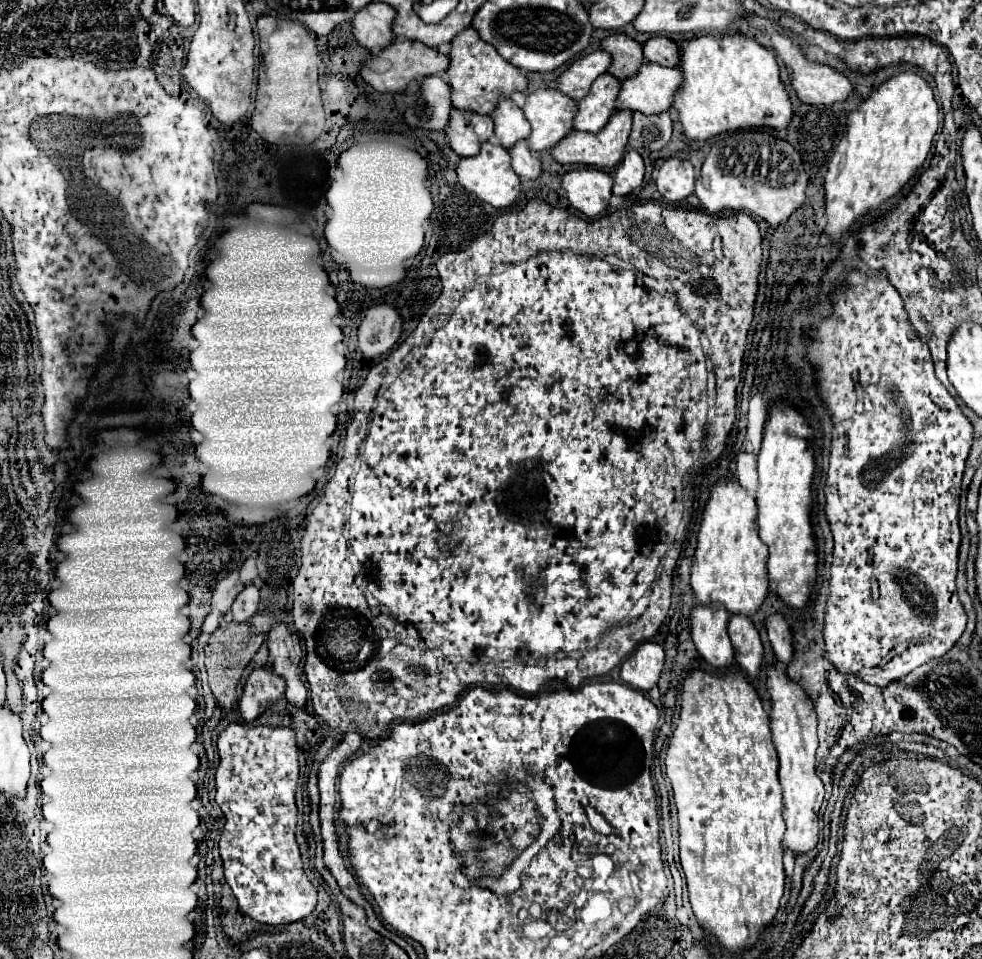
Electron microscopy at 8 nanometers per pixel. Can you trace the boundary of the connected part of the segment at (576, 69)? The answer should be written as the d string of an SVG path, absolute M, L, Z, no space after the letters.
M594 51L588 53L584 57L580 57L578 61L574 61L560 77L558 77L558 89L562 93L566 93L568 97L580 101L582 97L586 97L586 93L590 91L592 83L608 71L612 63L612 55L608 51Z

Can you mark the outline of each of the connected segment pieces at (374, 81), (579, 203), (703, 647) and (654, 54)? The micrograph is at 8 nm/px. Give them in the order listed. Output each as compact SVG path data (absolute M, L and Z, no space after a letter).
M396 39L394 45L386 47L384 51L374 53L364 65L362 65L362 77L380 93L398 93L408 87L410 81L414 79L424 79L430 75L442 75L450 67L450 57L440 53L438 49L426 47L418 41L408 41L408 39Z
M574 169L562 177L568 201L586 217L598 217L608 209L612 185L614 179L602 169Z
M702 605L692 609L692 641L698 653L714 669L726 669L734 663L734 649L728 637L730 613L726 609L702 609Z
M652 37L644 45L644 57L664 67L678 67L680 65L680 45L668 37Z

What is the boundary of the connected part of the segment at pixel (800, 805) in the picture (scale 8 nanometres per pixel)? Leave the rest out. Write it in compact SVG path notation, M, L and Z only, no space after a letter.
M770 669L768 671L768 693L772 695L772 741L780 759L780 785L782 785L782 801L784 801L784 821L786 833L782 839L782 849L790 851L794 857L810 853L818 845L820 837L820 805L824 799L824 785L816 775L814 753L818 747L816 737L816 713L812 709L812 701L802 691L800 685L792 683L784 671Z

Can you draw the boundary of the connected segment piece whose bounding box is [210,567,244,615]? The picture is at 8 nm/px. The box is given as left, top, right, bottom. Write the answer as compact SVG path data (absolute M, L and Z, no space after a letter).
M238 567L236 569L232 569L232 571L228 571L226 573L226 577L224 579L220 579L220 583L216 585L216 589L214 589L214 595L212 595L212 609L216 609L216 611L220 611L220 613L228 613L230 611L230 605L232 605L232 601L234 601L234 597L242 591L242 587L244 587L244 583L240 581L240 577L238 577Z

